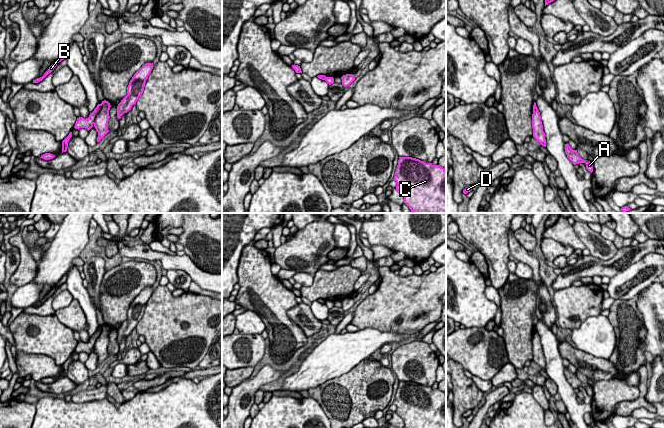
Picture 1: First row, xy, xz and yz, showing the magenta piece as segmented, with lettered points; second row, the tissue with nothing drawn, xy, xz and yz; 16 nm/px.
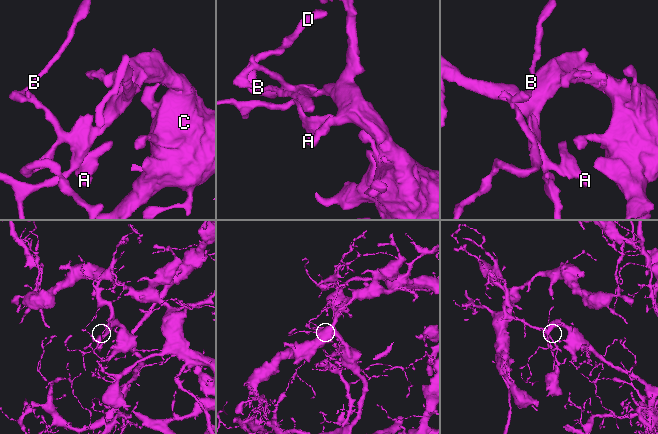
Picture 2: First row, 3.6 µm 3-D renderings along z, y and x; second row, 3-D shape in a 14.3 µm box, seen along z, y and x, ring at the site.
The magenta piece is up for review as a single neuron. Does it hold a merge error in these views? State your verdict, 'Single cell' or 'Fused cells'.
Fused cells

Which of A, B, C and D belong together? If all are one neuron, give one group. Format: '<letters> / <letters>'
A C / B D

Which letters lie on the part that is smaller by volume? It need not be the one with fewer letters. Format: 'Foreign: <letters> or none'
Foreign: B, D

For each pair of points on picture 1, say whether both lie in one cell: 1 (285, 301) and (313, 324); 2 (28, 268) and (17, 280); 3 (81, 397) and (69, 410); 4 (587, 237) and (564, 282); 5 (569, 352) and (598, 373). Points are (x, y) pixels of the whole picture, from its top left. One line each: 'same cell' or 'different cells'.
1: different cells
2: same cell
3: different cells
4: different cells
5: same cell

